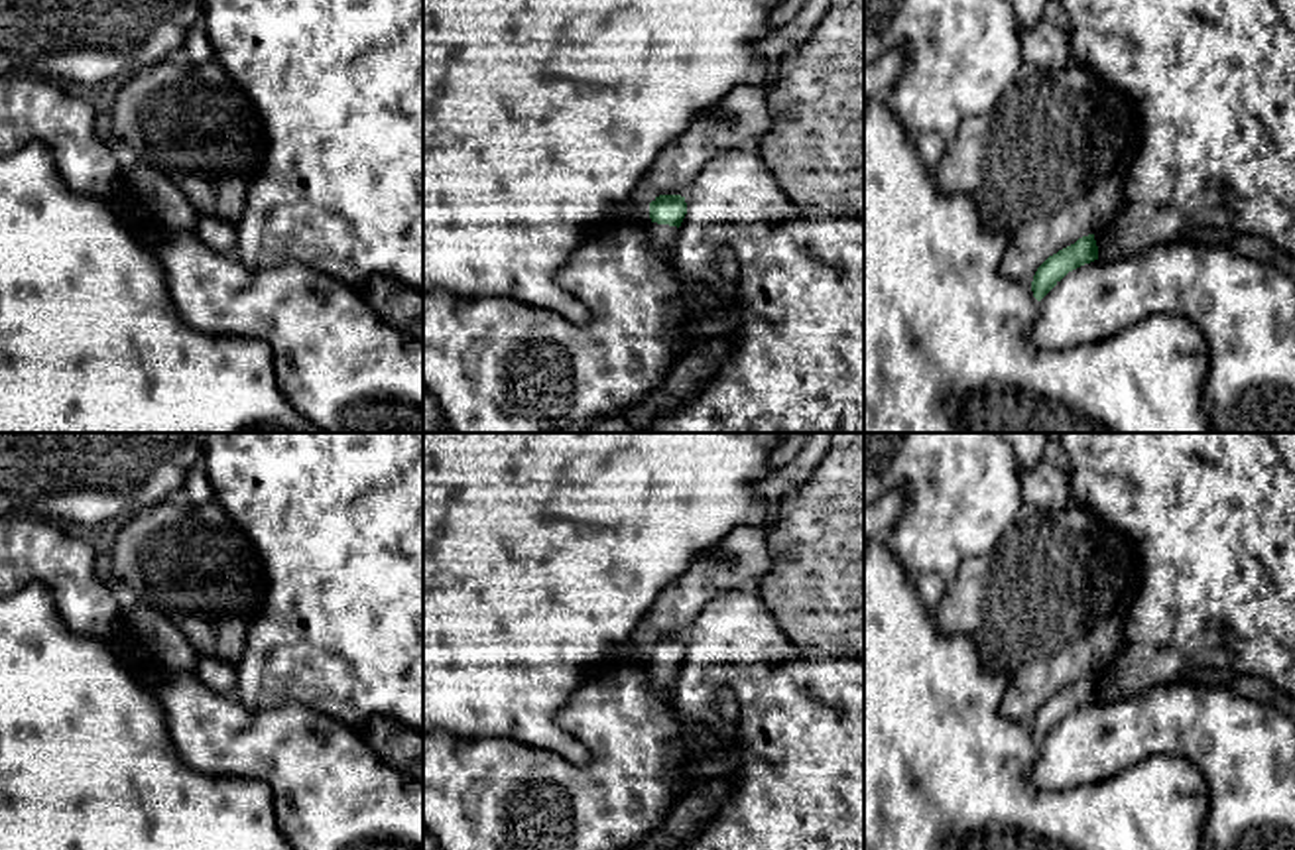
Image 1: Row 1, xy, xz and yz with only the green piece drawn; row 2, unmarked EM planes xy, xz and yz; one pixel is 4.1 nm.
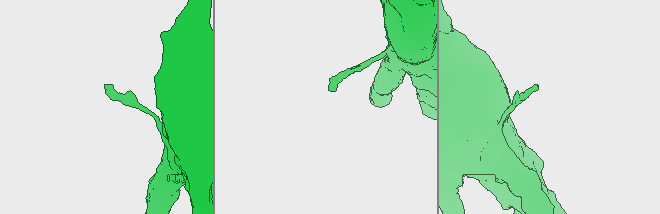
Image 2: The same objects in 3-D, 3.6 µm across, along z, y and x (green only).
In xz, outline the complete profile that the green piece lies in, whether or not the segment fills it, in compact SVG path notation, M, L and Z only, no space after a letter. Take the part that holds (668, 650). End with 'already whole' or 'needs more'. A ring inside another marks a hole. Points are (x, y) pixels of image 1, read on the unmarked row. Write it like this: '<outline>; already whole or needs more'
M659 636L649 643L648 677L657 697L669 697L687 655L687 643L681 636Z; needs more

